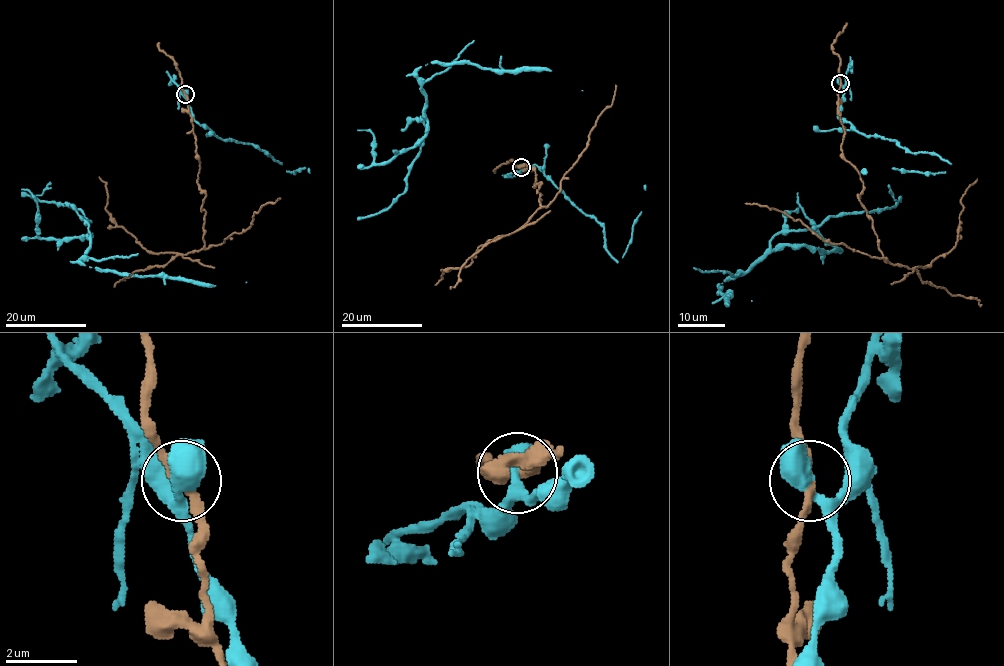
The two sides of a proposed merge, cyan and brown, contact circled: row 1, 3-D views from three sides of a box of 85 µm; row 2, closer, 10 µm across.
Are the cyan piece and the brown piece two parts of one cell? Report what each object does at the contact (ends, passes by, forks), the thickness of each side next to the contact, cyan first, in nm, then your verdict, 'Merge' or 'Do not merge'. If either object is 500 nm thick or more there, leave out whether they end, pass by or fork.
At the ring cyan forks. At the ring brown passes by. Thickness 400 nm (cyan) against 200 nm. Do not merge

